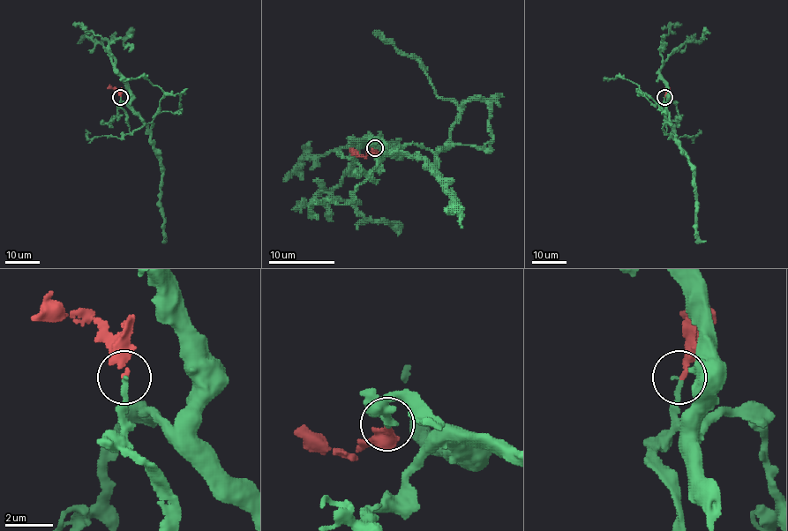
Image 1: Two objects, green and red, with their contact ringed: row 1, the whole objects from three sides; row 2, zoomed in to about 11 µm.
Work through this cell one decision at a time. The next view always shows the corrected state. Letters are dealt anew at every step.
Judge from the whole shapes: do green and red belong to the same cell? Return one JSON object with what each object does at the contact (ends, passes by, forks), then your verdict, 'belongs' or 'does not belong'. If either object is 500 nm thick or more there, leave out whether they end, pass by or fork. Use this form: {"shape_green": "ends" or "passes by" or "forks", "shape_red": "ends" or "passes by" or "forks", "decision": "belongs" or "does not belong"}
{"shape_green": "ends", "shape_red": "ends", "decision": "belongs"}

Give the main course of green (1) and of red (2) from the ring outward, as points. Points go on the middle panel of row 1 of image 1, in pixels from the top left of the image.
1: (374, 148), (413, 143), (434, 154), (431, 163), (368, 139), (333, 191), (366, 218), (402, 228)
2: (374, 148), (364, 156), (356, 154), (349, 148)

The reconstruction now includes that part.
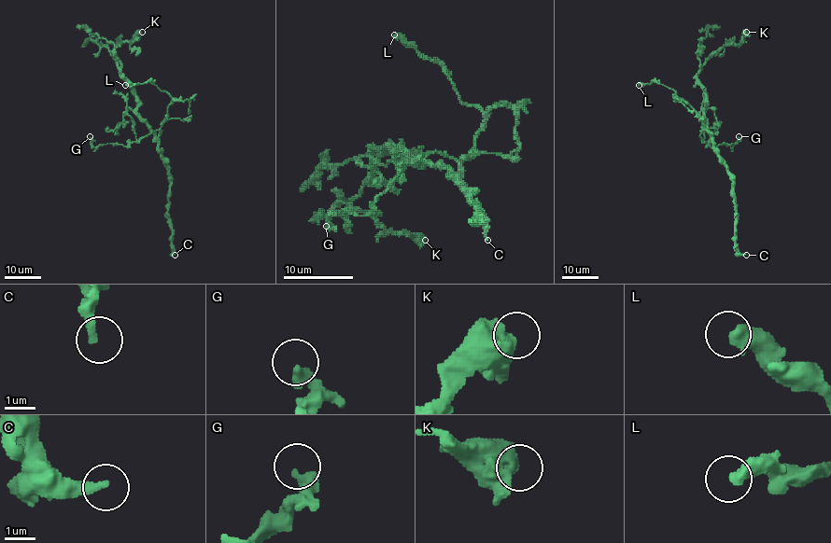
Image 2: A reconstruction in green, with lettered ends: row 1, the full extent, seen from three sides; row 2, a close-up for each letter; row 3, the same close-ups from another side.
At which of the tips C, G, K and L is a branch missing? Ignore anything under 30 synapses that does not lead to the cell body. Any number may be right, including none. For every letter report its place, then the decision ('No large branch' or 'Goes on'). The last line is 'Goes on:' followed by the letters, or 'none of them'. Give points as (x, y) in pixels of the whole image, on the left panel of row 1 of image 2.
C: Place: (175, 255). No large branch
G: Place: (90, 136). No large branch
K: Place: (142, 32). No large branch
L: Place: (125, 85). No large branch
Goes on: none of them

